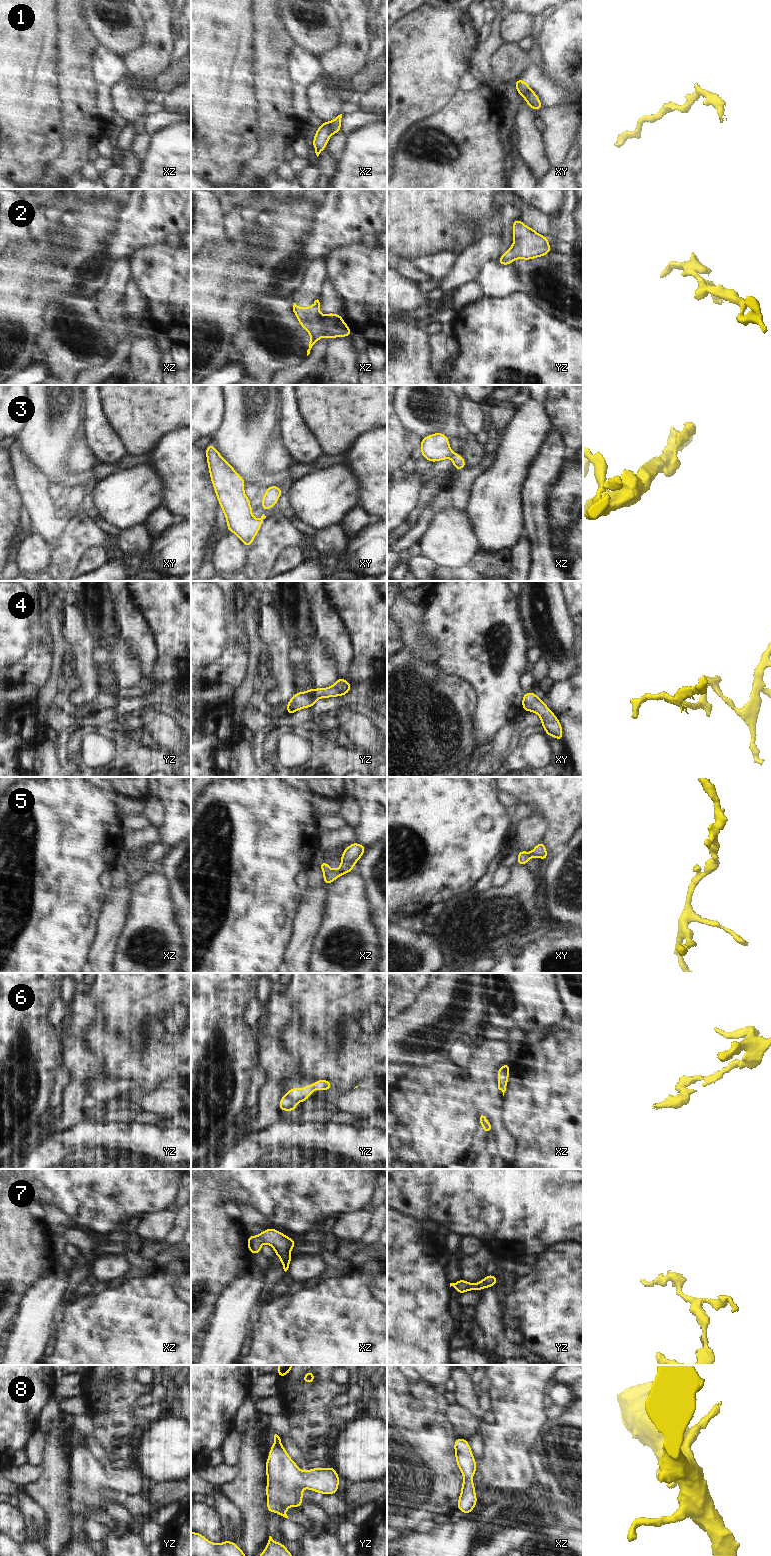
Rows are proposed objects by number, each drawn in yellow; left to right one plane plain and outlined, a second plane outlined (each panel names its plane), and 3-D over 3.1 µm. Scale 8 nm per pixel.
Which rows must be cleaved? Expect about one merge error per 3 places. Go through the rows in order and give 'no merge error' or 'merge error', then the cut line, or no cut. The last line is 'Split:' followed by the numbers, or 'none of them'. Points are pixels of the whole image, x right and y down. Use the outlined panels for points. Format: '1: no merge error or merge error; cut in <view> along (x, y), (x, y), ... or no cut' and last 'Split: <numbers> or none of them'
1: merge error; cut in xz along (328, 122), (332, 133)
2: no merge error; no cut
3: no merge error; no cut
4: no merge error; no cut
5: no merge error; no cut
6: merge error; cut in yz along (285, 1095), (295, 1103)
7: no merge error; no cut
8: no merge error; no cut
Split: 1, 6

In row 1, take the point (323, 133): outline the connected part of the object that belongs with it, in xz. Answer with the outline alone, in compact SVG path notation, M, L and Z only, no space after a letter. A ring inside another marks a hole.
M323 121L322 125L317 128L314 139L312 141L317 157L324 149L326 149L331 135L332 133L330 131L329 122Z

